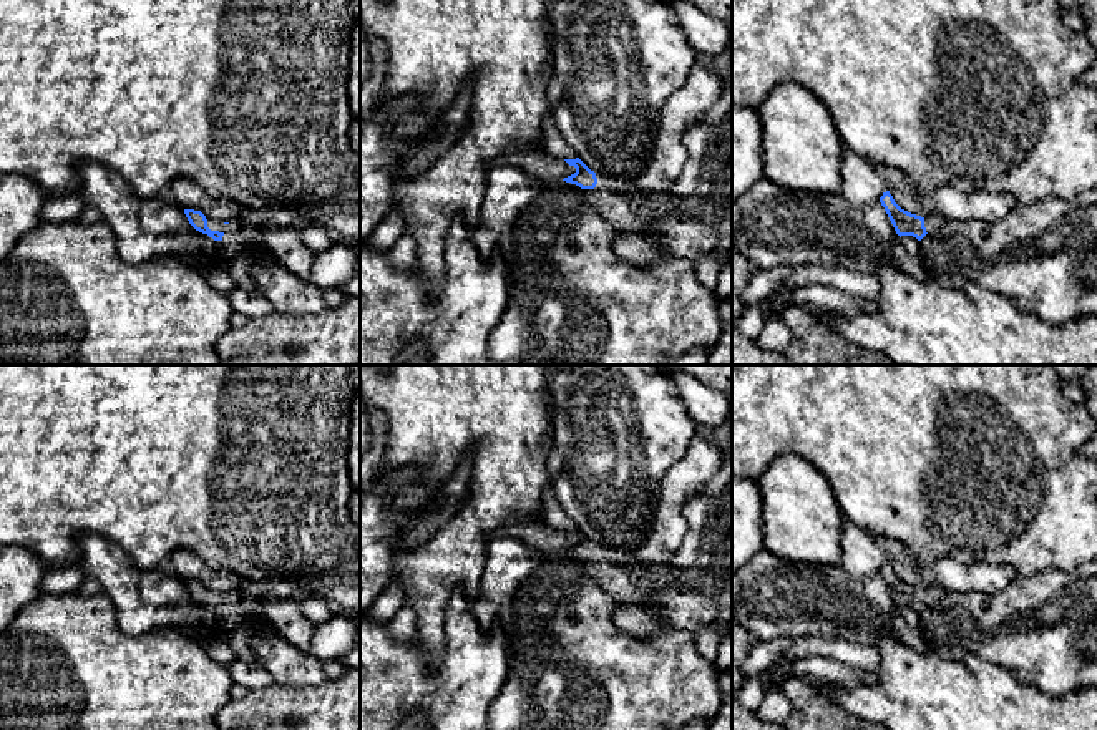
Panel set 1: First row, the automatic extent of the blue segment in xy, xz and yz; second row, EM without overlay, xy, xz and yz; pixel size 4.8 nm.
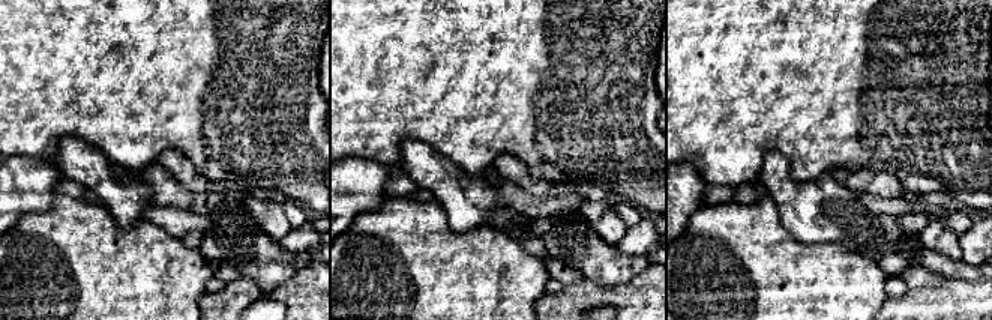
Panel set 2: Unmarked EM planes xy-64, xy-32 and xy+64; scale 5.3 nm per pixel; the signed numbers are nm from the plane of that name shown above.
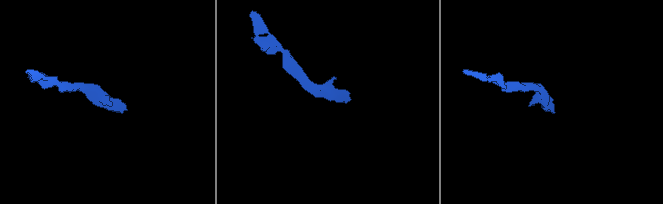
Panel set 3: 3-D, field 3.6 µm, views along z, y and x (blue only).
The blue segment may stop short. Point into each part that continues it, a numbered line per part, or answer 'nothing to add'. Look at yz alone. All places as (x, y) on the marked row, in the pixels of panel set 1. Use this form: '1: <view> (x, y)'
1: yz (931, 221)

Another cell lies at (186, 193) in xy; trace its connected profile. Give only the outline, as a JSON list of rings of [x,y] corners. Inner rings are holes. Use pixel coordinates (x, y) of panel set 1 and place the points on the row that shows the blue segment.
[[[176,178],[168,186],[166,194],[183,209],[201,211],[219,222],[249,217],[247,209],[241,204],[224,197],[211,197],[197,182],[188,178]]]

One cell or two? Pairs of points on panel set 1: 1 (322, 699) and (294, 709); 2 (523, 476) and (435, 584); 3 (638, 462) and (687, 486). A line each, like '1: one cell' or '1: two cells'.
1: one cell
2: one cell
3: two cells

